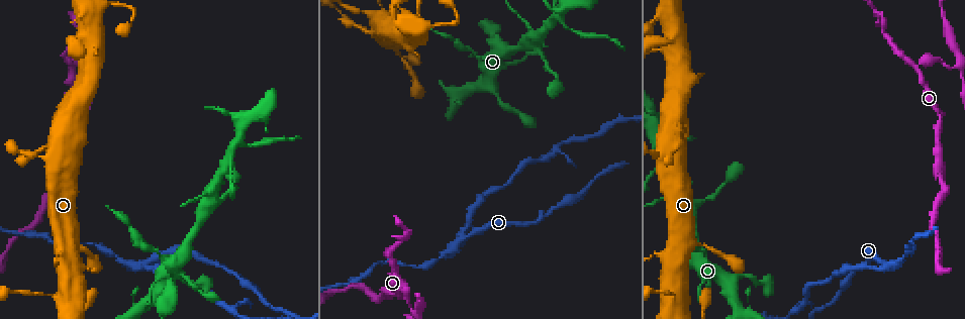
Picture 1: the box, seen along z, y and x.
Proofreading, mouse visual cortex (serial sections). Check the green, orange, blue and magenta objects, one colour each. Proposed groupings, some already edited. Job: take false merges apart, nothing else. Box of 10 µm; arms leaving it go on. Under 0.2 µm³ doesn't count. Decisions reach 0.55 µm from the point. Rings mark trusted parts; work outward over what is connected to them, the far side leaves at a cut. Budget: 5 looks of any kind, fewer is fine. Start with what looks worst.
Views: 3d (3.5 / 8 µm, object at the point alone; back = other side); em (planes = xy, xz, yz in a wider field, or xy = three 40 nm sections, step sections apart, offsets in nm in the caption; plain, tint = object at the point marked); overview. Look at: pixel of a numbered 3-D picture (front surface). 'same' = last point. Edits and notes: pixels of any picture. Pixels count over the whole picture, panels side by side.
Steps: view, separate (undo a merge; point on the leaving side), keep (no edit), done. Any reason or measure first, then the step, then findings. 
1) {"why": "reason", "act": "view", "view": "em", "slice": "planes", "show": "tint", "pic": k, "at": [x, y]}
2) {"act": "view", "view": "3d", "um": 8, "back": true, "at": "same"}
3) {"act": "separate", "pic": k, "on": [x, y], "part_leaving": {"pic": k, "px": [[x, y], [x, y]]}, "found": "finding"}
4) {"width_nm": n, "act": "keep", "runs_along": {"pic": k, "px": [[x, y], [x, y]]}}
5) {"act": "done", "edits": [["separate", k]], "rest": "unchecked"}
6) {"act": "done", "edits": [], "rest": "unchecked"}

{"why": "three arms meet", "act": "view", "view": "3d", "um": 3.5, "pic": 1, "at": [922, 64]}

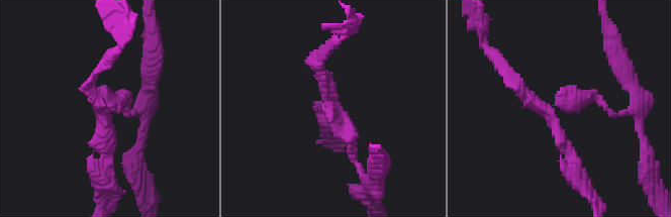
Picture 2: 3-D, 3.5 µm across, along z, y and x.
{"arms": 3, "arm_widths_nm": [150, 200, 200], "act": "view", "view": "em", "slice": "xy", "step": 1, "show": "tint", "pic": 2, "at": [100, 106]}

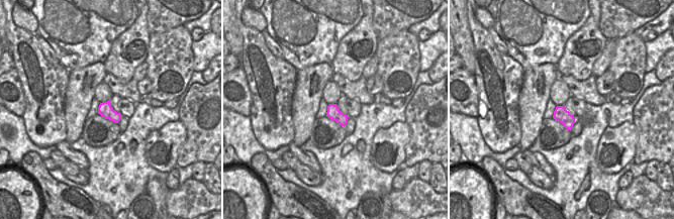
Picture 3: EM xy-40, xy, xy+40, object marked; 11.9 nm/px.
{"act": "keep", "runs_along": {"pic": 2, "px": [[574, 161], [551, 109], [597, 97], [609, 112]]}, "found": "continuous, no second cell"}

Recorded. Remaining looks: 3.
{"why": "abrupt turn", "act": "view", "view": "3d", "um": 3.5, "pic": 1, "at": [881, 264]}

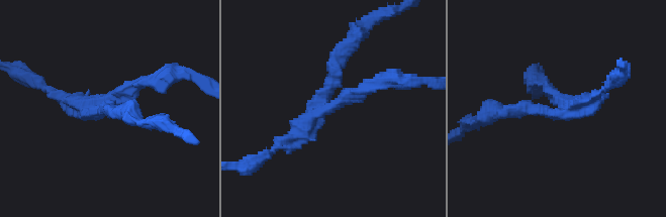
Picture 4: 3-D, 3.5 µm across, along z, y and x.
{"why": "need the tissue", "act": "view", "view": "em", "slice": "xy", "step": 5, "show": "tint", "pic": 4, "at": [562, 99]}

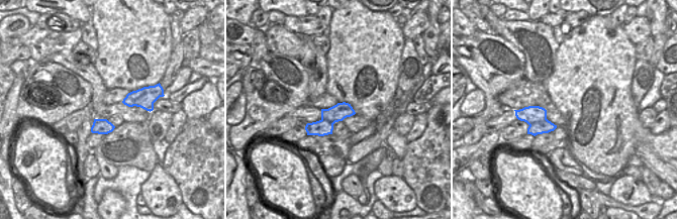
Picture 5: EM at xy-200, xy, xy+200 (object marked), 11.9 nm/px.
{"width_nm": 200, "act": "separate", "pic": 4, "on": [330, 66], "part_leaving": {"pic": 4, "px": [[323, 104], [337, 55], [367, 23]]}, "found": "two cells meet here"}

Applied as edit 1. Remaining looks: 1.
{"act": "done", "edits": [["separate", 4]], "rest": "unchecked"}

